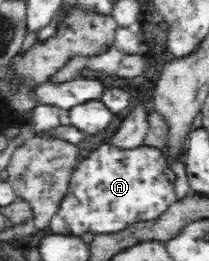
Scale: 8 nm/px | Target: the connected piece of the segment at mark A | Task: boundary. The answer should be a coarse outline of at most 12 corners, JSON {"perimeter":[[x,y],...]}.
{"perimeter":[[103,144],[53,234],[114,233],[177,201],[161,151]]}

